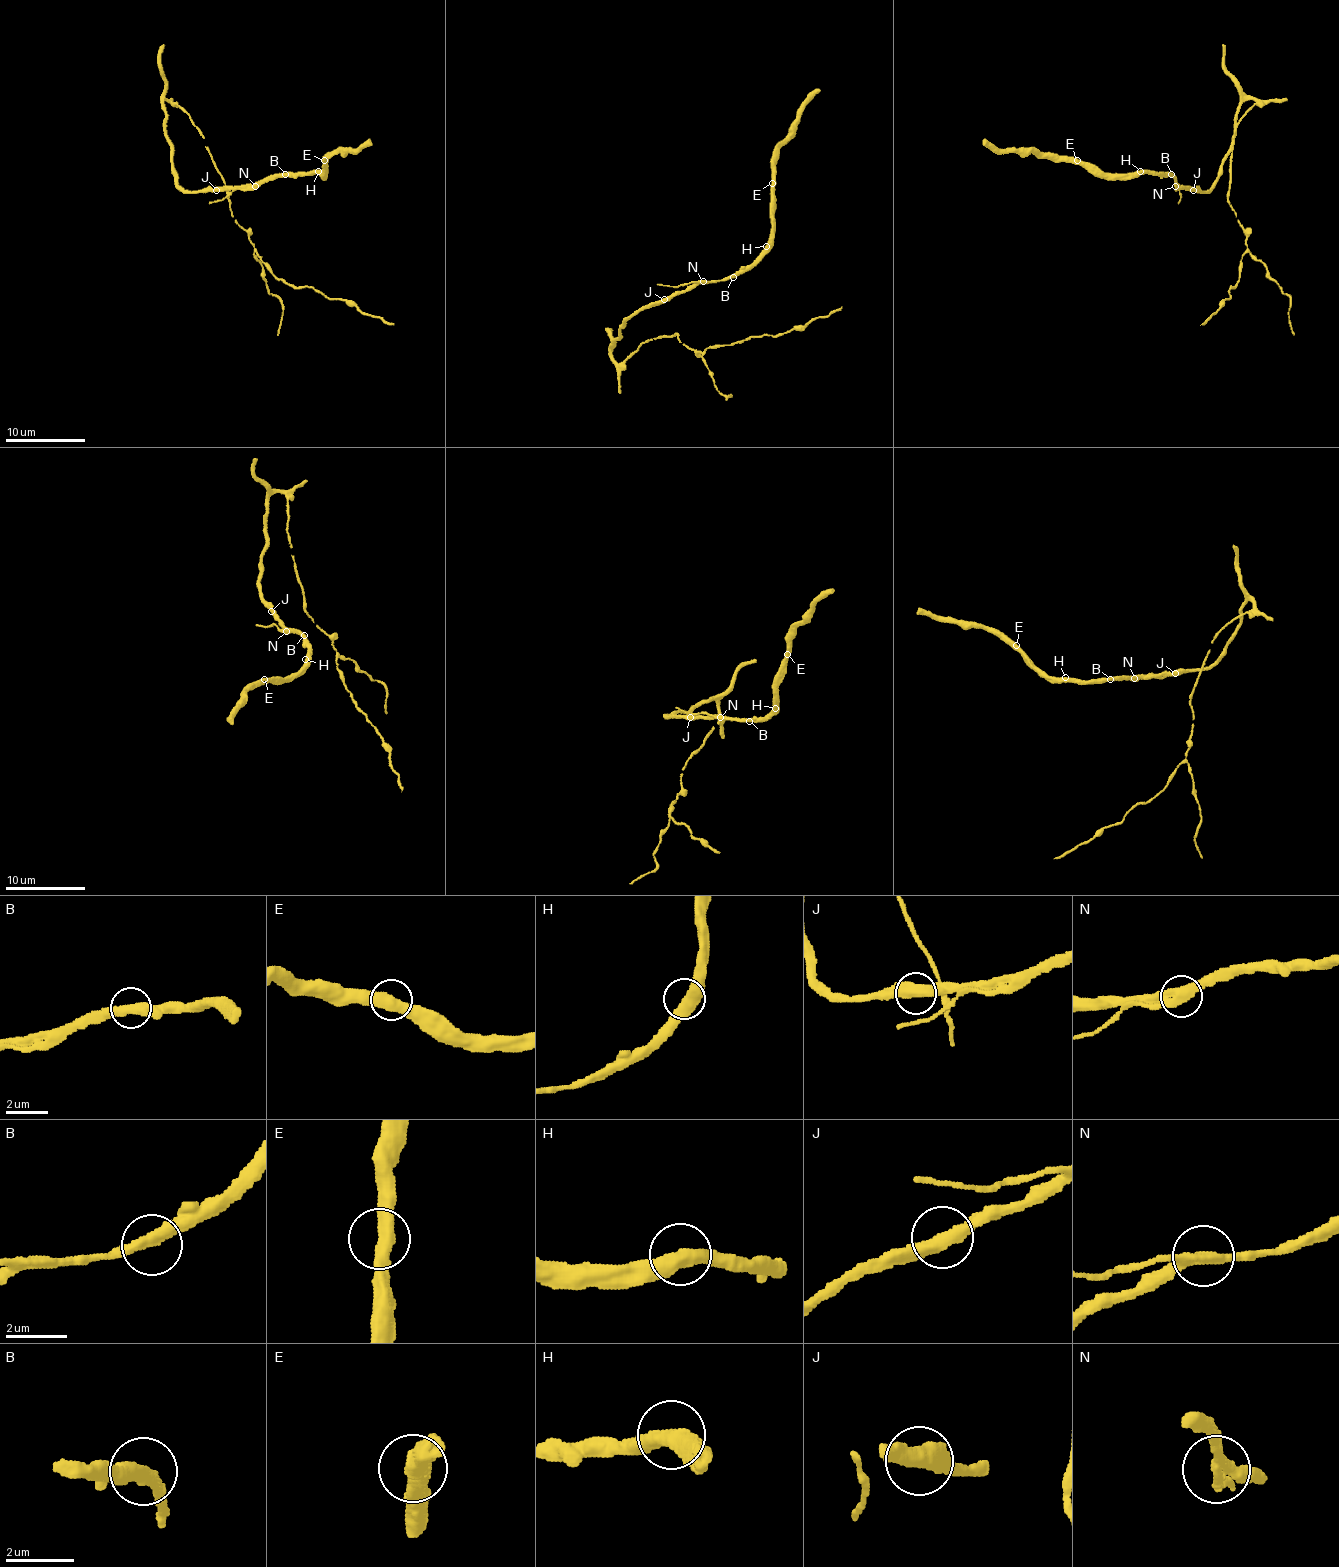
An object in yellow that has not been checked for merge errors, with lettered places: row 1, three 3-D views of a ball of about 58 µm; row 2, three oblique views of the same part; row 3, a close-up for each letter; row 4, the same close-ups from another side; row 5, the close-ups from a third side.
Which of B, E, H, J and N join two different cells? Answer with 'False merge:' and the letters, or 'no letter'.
False merge: N

